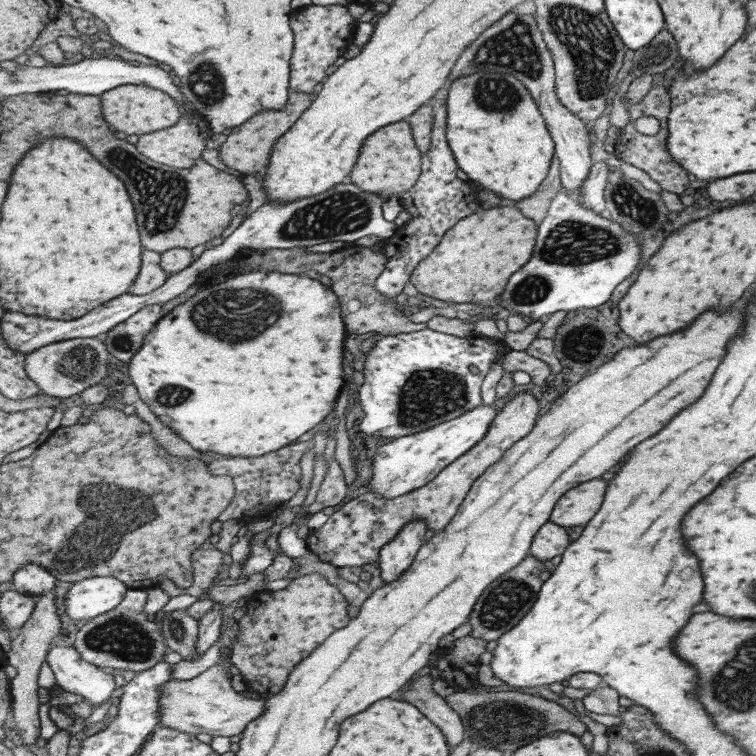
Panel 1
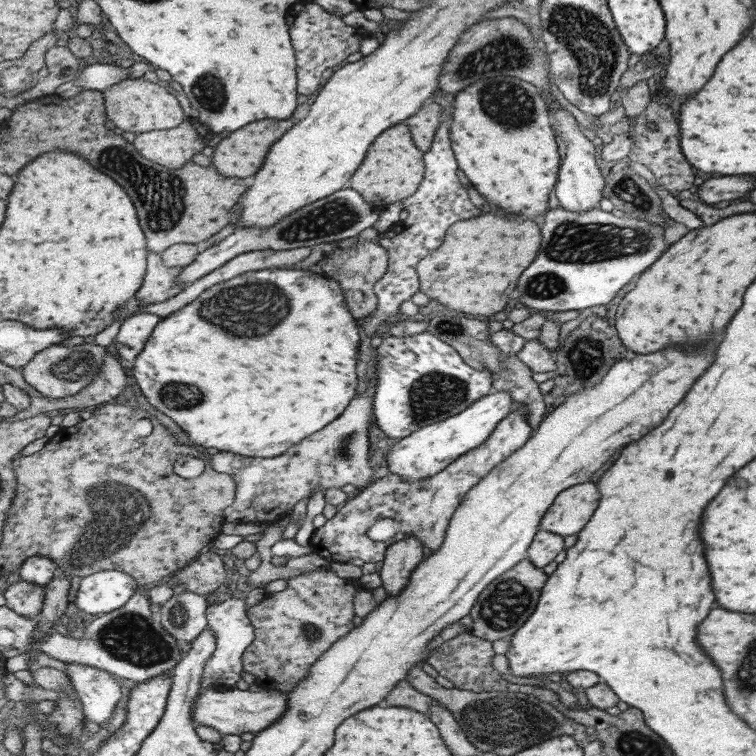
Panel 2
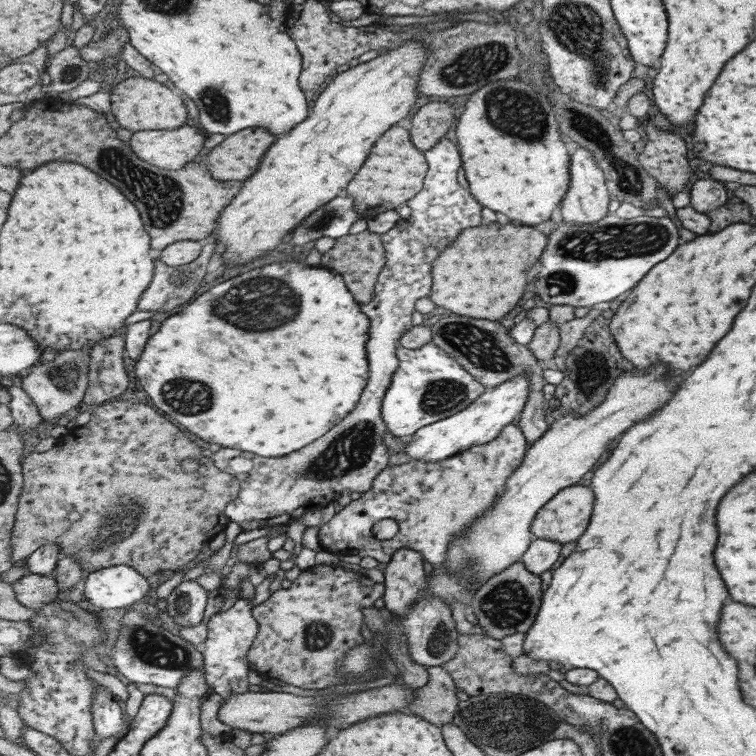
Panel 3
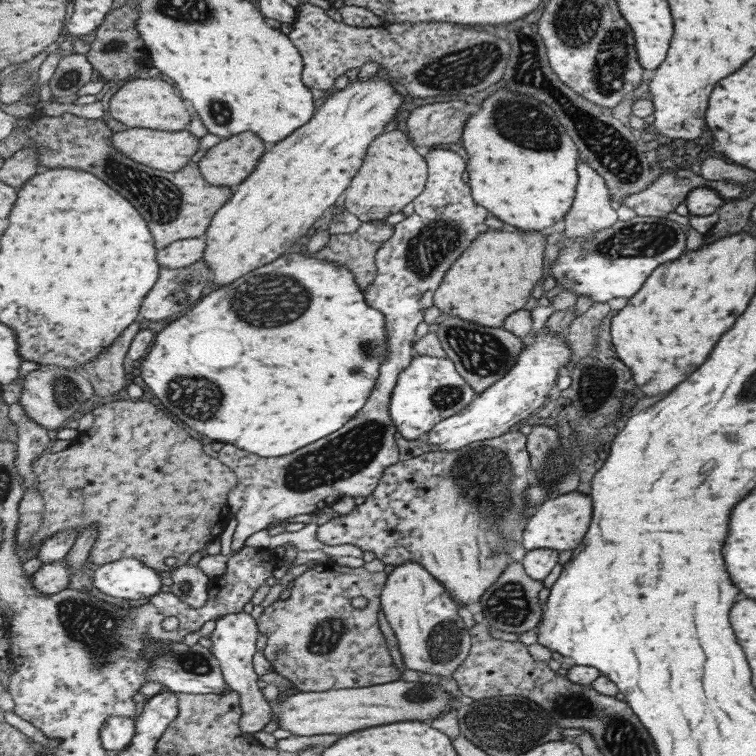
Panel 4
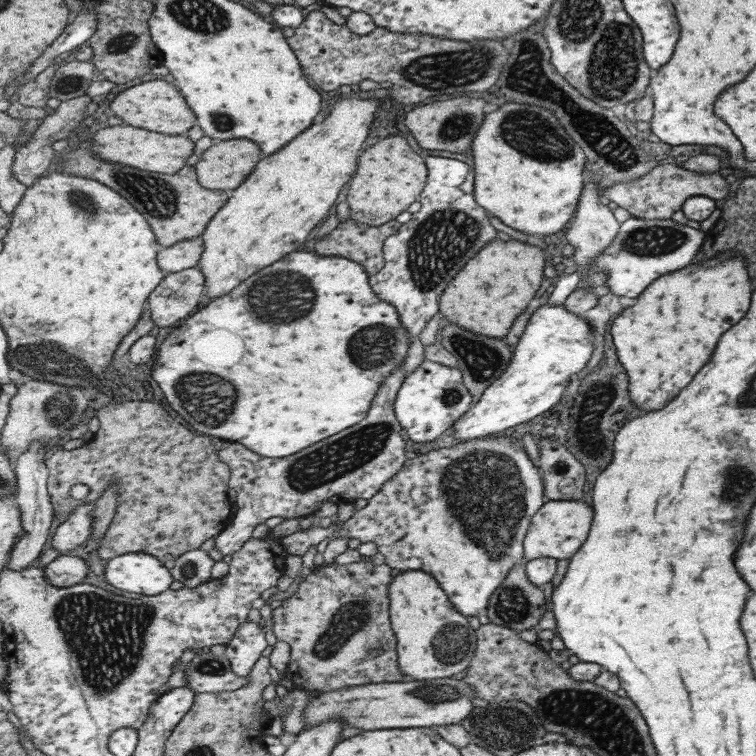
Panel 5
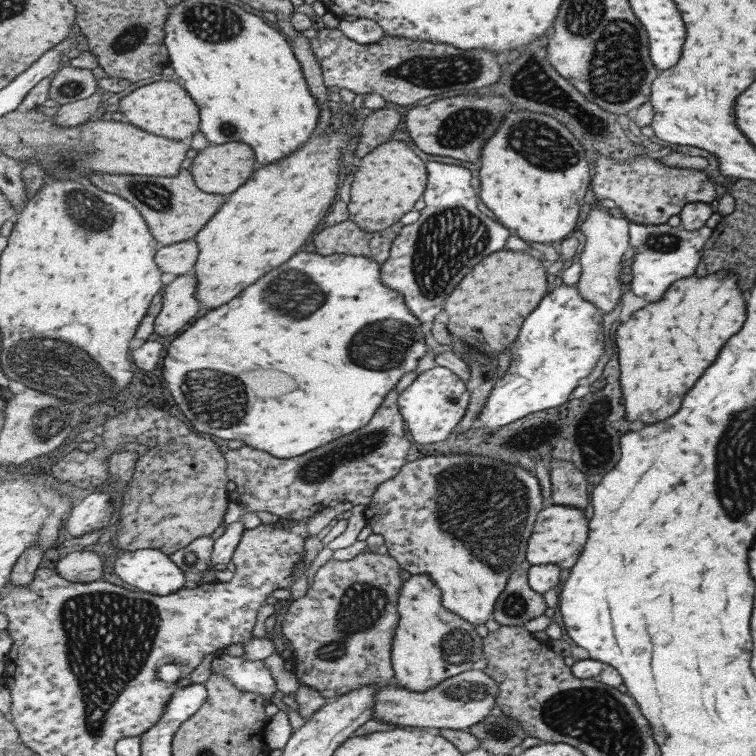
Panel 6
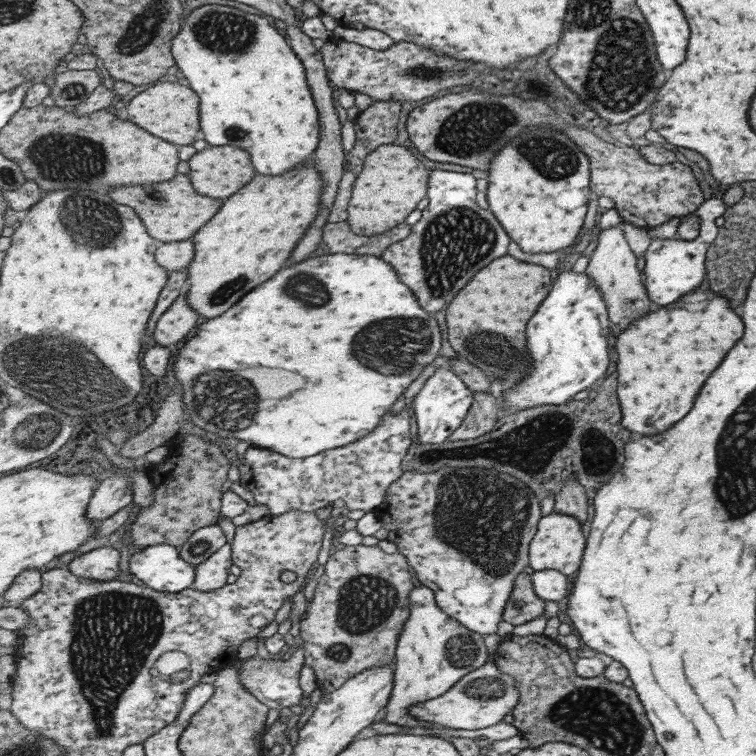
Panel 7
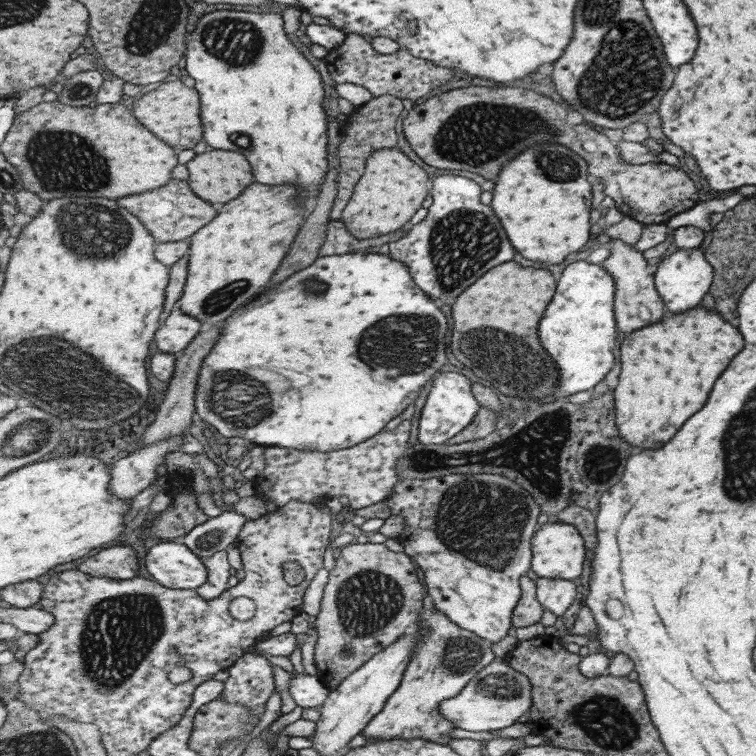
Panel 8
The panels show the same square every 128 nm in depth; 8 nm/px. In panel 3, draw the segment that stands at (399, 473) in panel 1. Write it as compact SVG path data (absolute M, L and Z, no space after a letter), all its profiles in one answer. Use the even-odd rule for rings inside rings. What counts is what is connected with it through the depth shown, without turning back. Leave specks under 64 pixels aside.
M524 372L509 382L487 390L475 403L471 403L464 411L458 412L455 416L420 428L417 434L406 440L407 446L404 452L412 460L440 462L473 447L487 444L495 440L511 422L515 422L515 418L520 418L531 391L532 376Z

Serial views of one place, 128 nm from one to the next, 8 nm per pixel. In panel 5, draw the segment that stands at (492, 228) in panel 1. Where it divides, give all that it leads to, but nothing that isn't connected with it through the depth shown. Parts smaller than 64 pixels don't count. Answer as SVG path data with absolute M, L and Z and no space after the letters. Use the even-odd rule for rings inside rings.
M493 240L493 244L485 246L469 264L465 264L463 272L457 274L457 280L449 284L449 290L441 296L440 312L449 318L449 322L475 334L505 339L517 316L537 296L537 290L545 280L545 256L539 246L517 240Z

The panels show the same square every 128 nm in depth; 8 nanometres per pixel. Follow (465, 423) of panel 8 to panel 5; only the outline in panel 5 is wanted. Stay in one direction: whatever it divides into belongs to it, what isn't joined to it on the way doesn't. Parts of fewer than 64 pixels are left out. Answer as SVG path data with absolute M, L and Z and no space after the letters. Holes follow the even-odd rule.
M427 358L404 378L396 398L396 415L414 442L431 442L445 439L449 430L474 404L474 396L464 383L464 373Z

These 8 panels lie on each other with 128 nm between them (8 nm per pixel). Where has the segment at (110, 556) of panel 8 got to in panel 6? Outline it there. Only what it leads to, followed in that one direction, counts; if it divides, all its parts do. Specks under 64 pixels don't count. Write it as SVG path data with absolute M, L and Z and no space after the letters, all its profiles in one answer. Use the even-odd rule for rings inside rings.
M80 550L58 559L55 569L61 576L65 577L65 580L87 584L103 578L105 562L95 552Z

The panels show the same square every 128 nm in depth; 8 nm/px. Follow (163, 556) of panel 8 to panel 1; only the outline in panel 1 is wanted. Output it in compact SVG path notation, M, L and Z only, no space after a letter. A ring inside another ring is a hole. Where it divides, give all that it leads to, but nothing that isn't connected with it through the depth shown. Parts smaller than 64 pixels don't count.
M95 576L87 577L72 585L64 596L64 607L66 614L73 620L96 619L106 612L120 606L124 602L125 595L130 588L123 580L115 576Z

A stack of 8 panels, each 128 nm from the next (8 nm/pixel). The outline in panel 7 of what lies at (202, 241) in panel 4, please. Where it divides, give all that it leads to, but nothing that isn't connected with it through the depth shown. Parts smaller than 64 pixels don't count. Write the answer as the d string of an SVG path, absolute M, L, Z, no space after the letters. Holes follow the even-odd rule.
M192 240L162 244L156 252L156 260L170 274L189 270L195 259L196 244Z

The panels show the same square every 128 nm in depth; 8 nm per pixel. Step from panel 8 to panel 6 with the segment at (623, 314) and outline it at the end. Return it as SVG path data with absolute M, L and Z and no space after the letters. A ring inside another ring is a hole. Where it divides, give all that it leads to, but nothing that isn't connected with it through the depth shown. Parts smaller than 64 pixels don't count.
M591 208L586 218L578 225L577 235L580 237L579 263L580 277L576 282L576 288L585 300L591 301L596 307L609 312L616 307L617 301L621 300L627 291L626 284L621 282L623 269L623 252L628 249L629 222L626 219L611 218L607 212L601 212L599 208Z

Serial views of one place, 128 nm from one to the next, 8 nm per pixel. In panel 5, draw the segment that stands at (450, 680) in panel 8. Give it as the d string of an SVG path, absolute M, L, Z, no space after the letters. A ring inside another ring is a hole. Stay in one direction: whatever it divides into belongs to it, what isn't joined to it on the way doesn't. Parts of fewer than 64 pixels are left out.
M402 571L391 584L392 627L398 638L398 659L408 680L448 678L467 670L478 638L467 616L455 608L439 581L425 571Z

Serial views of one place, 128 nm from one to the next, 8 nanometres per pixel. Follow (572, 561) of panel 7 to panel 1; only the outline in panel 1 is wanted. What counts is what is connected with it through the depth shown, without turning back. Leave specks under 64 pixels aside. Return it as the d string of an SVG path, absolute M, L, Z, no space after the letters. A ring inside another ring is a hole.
M590 480L579 483L561 495L561 504L553 507L553 524L570 528L571 526L584 525L597 512L599 504L604 500L607 482Z

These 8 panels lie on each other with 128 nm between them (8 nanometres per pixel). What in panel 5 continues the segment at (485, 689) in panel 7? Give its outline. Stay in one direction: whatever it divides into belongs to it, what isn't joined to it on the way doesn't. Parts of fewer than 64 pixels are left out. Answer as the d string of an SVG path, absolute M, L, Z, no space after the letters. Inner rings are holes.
M439 678L435 680L405 680L392 683L375 683L364 687L343 688L335 692L318 694L311 699L302 717L306 727L342 718L348 726L363 730L385 728L423 728L463 724L476 711L473 699L477 691L463 678Z

